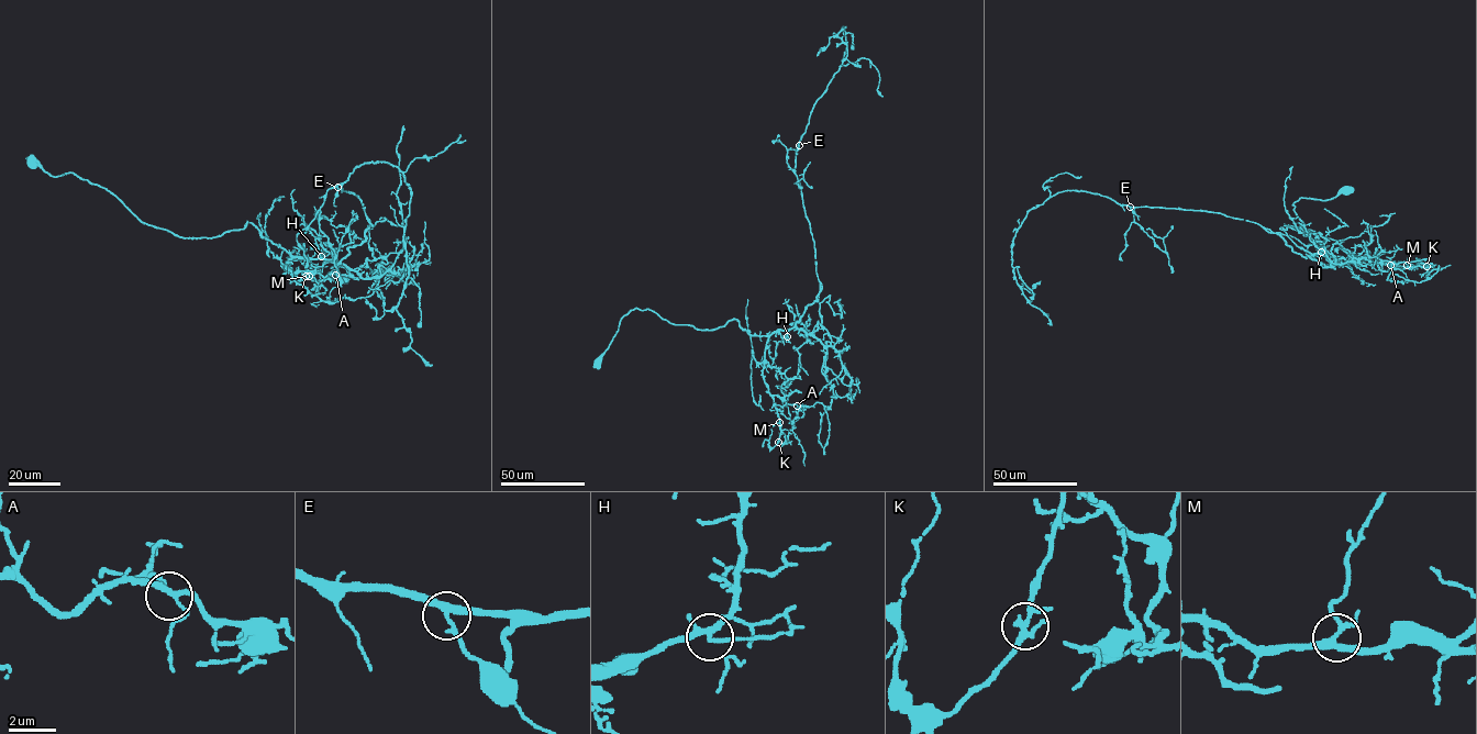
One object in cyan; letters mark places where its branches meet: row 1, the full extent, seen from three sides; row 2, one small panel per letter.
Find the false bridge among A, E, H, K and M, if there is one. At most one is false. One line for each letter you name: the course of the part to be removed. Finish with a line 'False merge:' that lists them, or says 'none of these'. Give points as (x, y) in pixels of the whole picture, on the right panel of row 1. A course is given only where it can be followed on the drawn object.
False merge: none of these

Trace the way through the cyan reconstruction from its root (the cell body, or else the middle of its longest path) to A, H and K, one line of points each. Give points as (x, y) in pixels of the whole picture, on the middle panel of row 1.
A: (597, 363), (635, 308), (702, 330), (736, 319), (748, 332), (755, 360), (764, 363), (768, 392), (797, 406)
H: (597, 363), (620, 320), (635, 308), (699, 330), (715, 330), (736, 319), (750, 334), (787, 331), (787, 336)
K: (597, 363), (635, 308), (702, 330), (736, 319), (748, 332), (755, 360), (764, 363), (778, 442)

